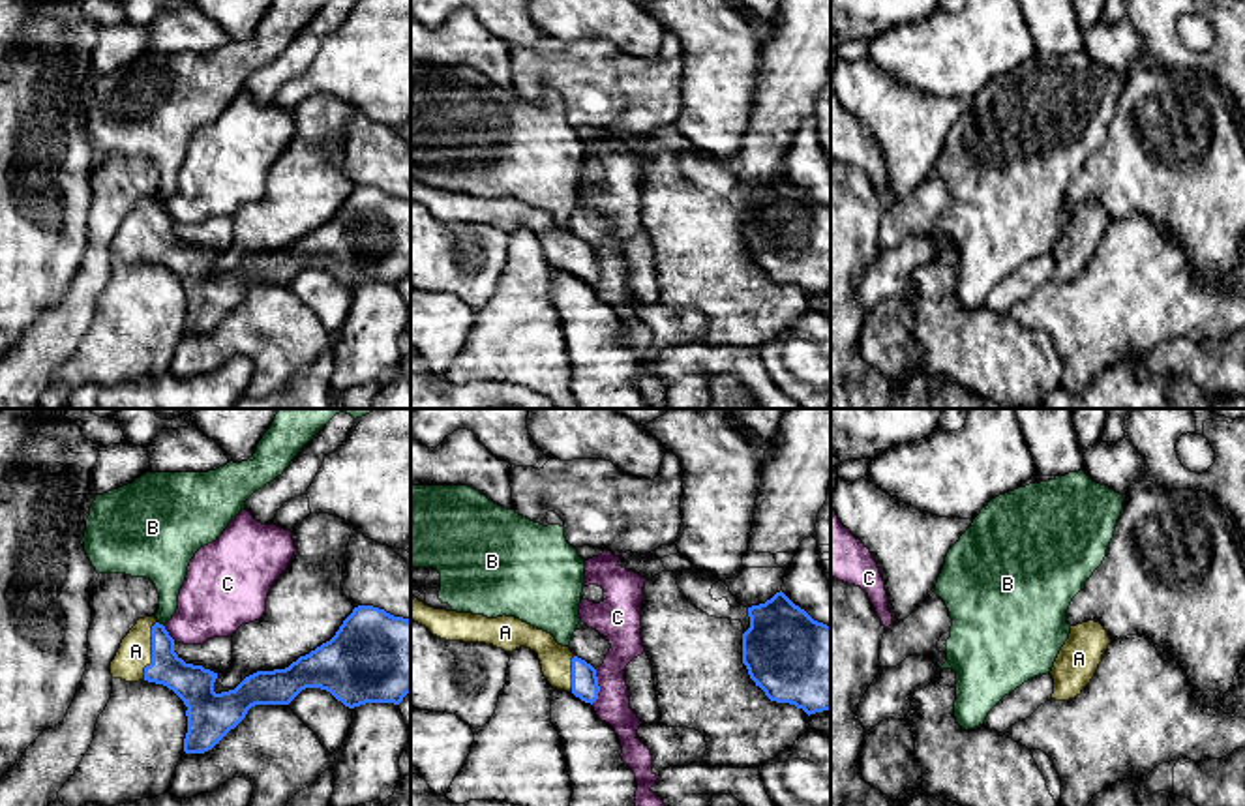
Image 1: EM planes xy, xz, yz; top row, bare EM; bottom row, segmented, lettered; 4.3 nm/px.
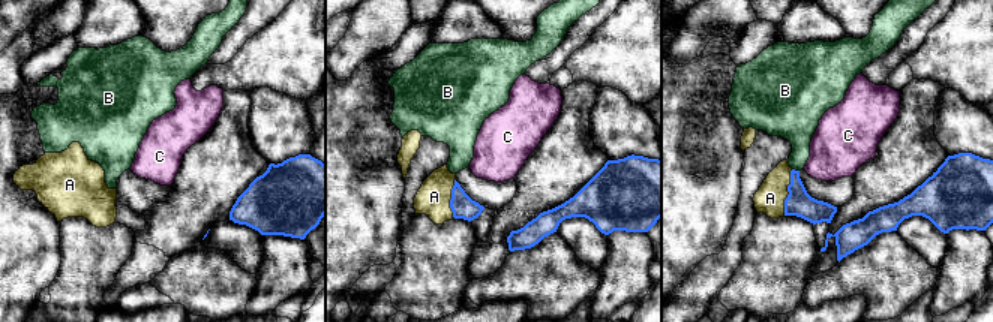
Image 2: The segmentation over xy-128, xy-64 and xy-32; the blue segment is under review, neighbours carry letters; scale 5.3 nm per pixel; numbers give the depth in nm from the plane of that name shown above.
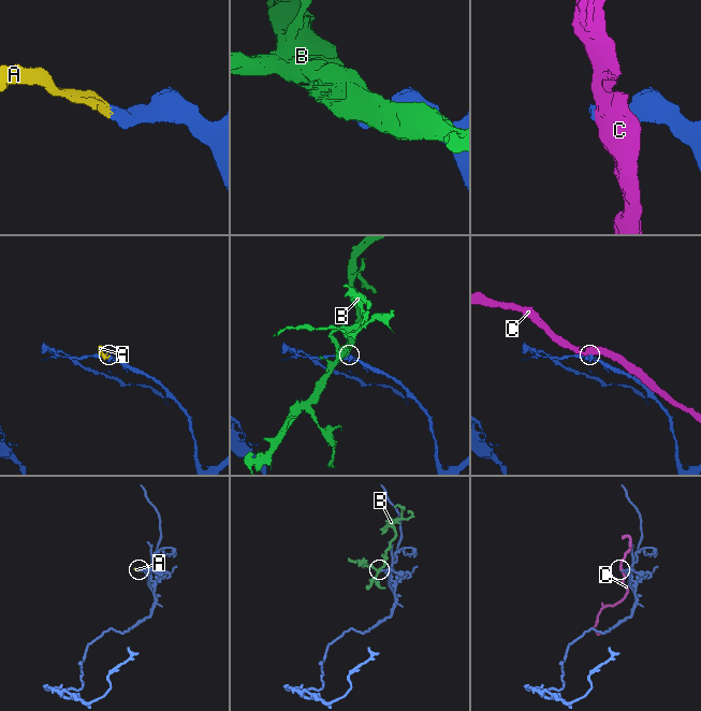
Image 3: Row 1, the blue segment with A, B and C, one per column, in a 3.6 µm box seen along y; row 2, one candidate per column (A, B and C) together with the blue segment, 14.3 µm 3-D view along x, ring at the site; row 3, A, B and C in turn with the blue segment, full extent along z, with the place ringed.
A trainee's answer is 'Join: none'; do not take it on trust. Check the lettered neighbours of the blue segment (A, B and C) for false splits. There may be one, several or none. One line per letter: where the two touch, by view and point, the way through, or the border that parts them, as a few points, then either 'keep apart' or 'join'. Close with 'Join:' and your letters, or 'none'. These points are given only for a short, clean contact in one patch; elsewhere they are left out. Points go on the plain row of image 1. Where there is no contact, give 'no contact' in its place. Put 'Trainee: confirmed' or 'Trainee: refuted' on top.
Trainee: refuted
A: contact xy (152, 231); way xy (194, 265), (179, 257), (152, 231), (135, 231); join
B: contact xy (162, 205); border xy (158, 201), (164, 207); keep apart
C: contact xz (599, 267); border xz (597, 250), (599, 276), (591, 283); keep apart
Join: A

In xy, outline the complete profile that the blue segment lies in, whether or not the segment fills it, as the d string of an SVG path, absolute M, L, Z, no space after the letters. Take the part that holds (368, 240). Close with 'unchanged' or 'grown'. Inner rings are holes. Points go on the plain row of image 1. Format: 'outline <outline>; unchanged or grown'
outline M358 186L336 216L285 249L257 251L234 270L216 274L218 253L186 244L158 199L144 197L122 219L112 259L148 261L172 270L188 287L186 334L212 330L255 285L289 285L302 270L321 268L345 287L399 285L411 274L411 201Z; grown

